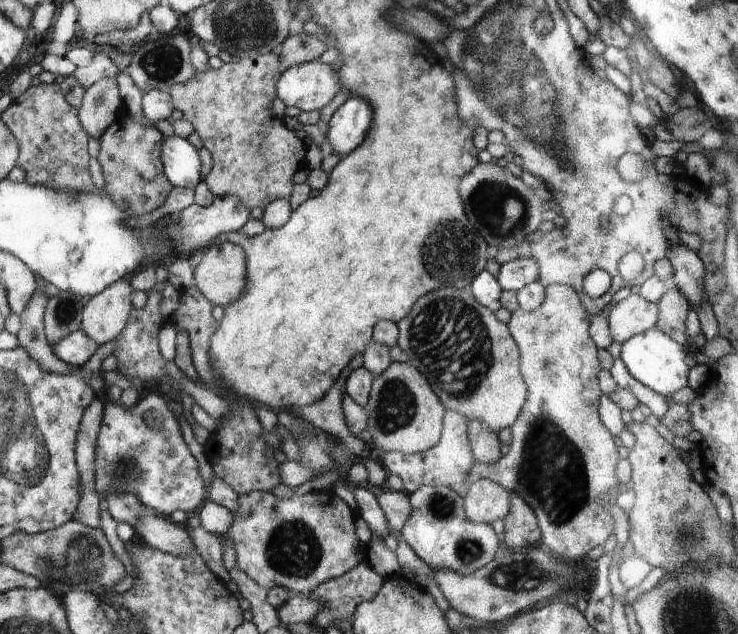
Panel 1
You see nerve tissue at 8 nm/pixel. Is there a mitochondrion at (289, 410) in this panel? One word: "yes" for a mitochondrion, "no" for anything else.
no

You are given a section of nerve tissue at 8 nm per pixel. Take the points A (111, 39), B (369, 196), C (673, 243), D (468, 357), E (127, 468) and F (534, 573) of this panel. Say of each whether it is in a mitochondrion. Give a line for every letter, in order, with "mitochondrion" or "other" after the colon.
A: other
B: other
C: other
D: mitochondrion
E: mitochondrion
F: mitochondrion

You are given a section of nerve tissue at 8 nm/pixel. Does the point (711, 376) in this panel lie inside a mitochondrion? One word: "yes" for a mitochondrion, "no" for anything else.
no

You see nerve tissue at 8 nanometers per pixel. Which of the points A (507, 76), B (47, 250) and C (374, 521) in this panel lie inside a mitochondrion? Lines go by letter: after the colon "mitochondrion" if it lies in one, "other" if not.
A: mitochondrion
B: other
C: other

